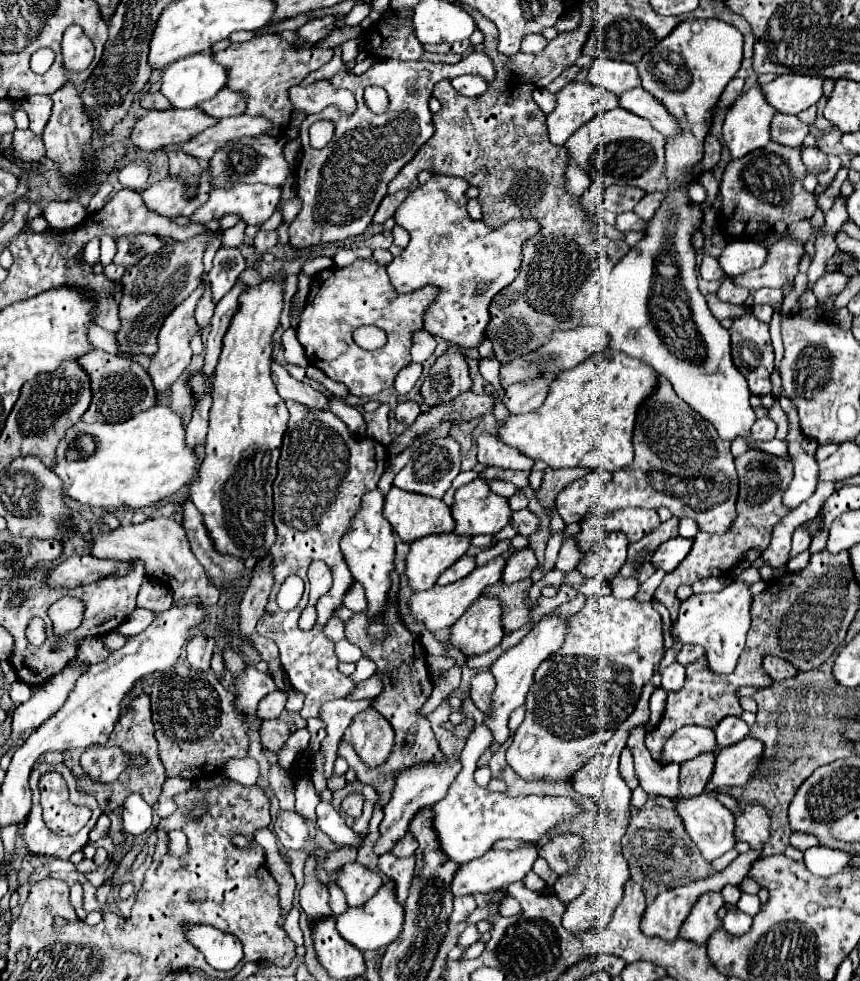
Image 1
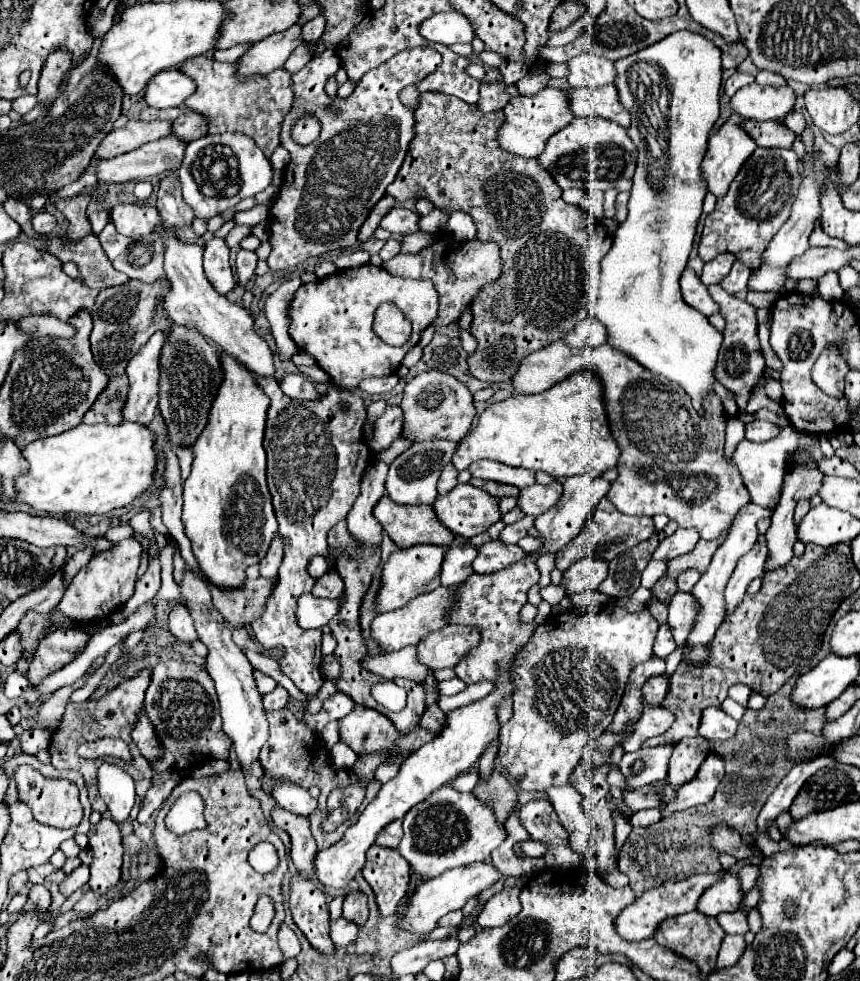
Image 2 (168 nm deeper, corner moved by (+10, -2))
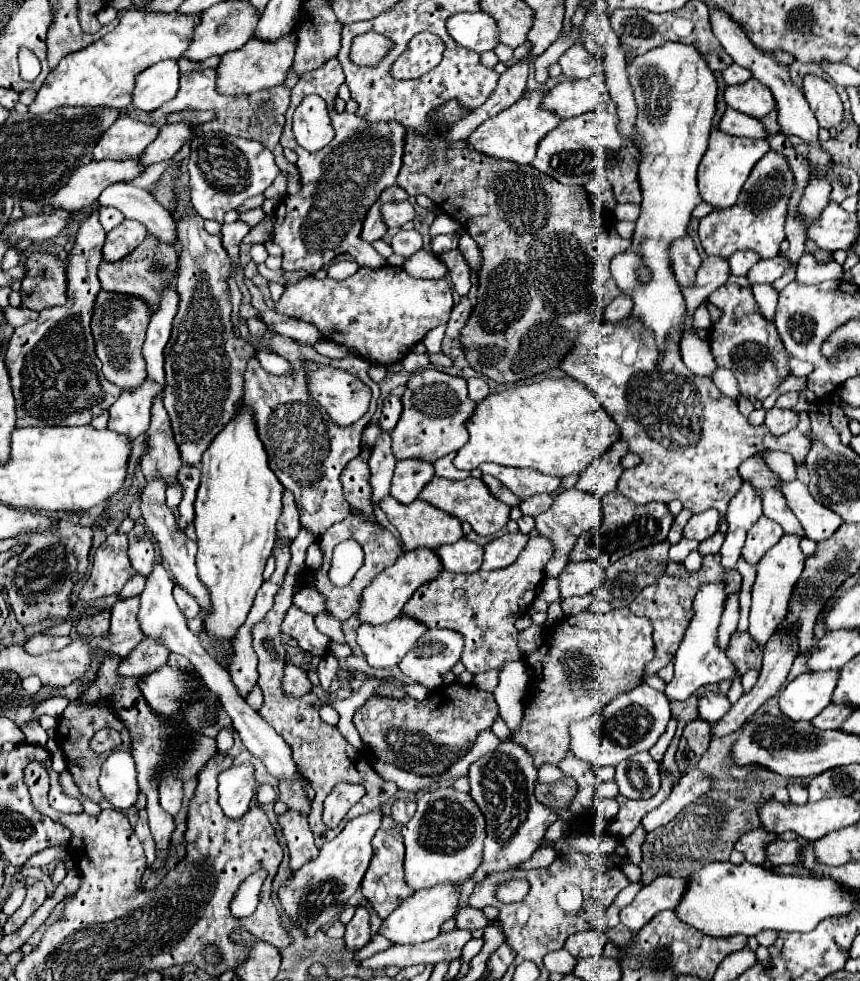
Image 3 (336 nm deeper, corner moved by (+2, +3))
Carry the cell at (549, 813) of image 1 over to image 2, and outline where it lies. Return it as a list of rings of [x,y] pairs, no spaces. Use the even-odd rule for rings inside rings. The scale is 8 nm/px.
[[[444,784],[436,794],[424,798],[408,810],[404,816],[404,838],[398,852],[410,864],[416,880],[426,882],[440,876],[444,870],[468,866],[490,860],[490,852],[506,840],[506,830],[498,826],[492,808],[484,806],[470,792],[456,792],[450,784]]]

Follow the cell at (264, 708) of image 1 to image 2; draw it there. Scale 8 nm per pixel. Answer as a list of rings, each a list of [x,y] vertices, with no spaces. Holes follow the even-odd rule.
[[[276,686],[272,692],[268,692],[264,696],[264,708],[266,710],[280,710],[280,708],[284,708],[288,704],[288,700],[290,700],[288,690],[282,688],[282,686]]]

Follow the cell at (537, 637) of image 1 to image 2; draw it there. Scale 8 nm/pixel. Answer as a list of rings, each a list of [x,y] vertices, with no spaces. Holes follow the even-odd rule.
[[[508,670],[508,672],[500,674],[500,678],[496,680],[492,694],[488,694],[486,698],[482,698],[474,704],[468,704],[464,708],[450,712],[446,716],[446,726],[442,728],[442,732],[432,742],[424,744],[418,752],[410,754],[400,764],[398,776],[382,786],[378,796],[364,808],[358,822],[344,832],[342,840],[332,844],[332,848],[320,850],[316,854],[316,858],[314,858],[316,880],[324,888],[346,888],[350,884],[350,880],[354,880],[354,876],[364,868],[364,854],[374,844],[376,834],[386,824],[390,824],[396,818],[404,818],[404,814],[414,804],[428,798],[428,794],[432,794],[440,786],[452,782],[458,774],[468,772],[478,762],[484,748],[498,736],[500,724],[498,724],[498,718],[496,718],[496,704],[512,692],[514,692],[512,670]]]

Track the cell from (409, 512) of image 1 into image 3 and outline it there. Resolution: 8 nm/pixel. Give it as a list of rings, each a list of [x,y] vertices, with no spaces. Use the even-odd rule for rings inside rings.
[[[386,495],[378,505],[380,505],[380,509],[386,513],[388,521],[398,529],[400,539],[402,539],[402,543],[404,543],[404,549],[406,549],[406,551],[412,551],[412,549],[418,549],[418,547],[438,549],[440,545],[456,543],[458,539],[462,539],[462,537],[464,537],[462,527],[460,527],[460,521],[458,521],[456,517],[448,515],[446,511],[436,509],[436,507],[434,507],[434,505],[430,505],[428,501],[416,499],[416,501],[412,501],[410,505],[404,505],[404,503],[396,501],[392,495]]]

